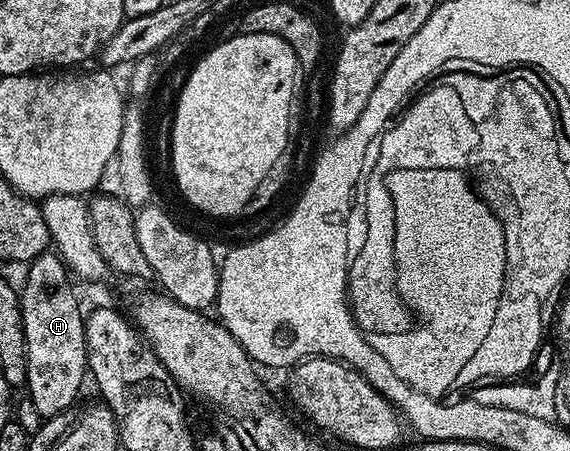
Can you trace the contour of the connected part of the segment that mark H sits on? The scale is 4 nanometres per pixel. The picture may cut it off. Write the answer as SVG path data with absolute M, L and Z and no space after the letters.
M48 251L37 256L30 261L28 268L25 284L20 289L24 341L27 342L27 399L35 402L35 410L39 410L42 418L46 418L69 412L85 380L87 384L85 316L79 310L76 289L69 282L69 270L56 253Z

